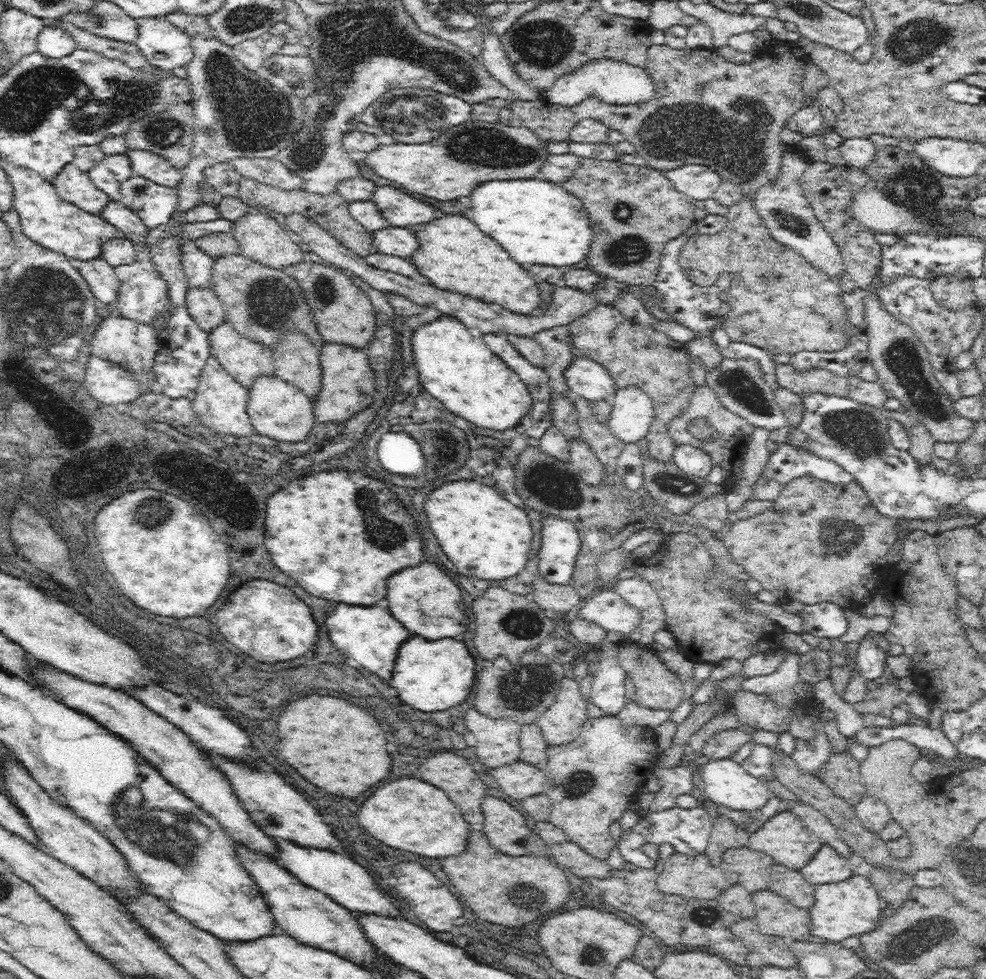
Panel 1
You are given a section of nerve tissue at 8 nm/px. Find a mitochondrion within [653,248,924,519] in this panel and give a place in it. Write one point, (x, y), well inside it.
(857, 431)

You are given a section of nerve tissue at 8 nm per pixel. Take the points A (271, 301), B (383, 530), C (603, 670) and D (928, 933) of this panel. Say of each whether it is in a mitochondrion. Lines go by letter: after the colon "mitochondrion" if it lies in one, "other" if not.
A: mitochondrion
B: mitochondrion
C: other
D: mitochondrion

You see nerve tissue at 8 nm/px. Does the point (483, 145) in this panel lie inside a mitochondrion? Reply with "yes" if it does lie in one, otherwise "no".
yes

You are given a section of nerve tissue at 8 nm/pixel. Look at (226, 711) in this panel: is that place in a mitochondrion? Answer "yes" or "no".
no

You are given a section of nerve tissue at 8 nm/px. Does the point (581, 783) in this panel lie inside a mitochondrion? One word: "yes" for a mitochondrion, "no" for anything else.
yes

